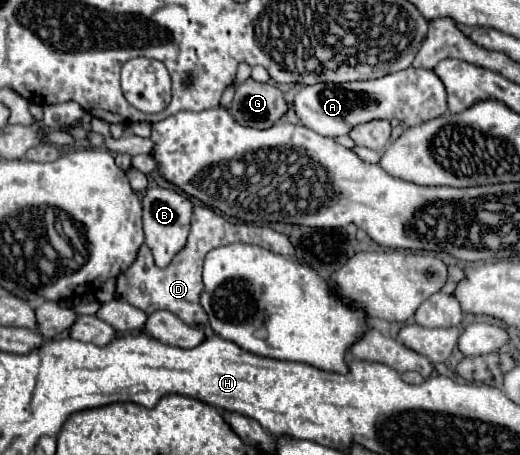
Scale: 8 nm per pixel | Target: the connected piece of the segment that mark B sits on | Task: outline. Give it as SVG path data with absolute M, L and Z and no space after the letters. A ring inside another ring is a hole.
M151 187L143 195L143 233L145 233L145 243L153 253L155 265L157 267L167 267L179 247L187 243L187 231L189 231L189 221L191 221L191 211L193 205L189 203L187 195L177 193L173 189L161 189L161 187Z

